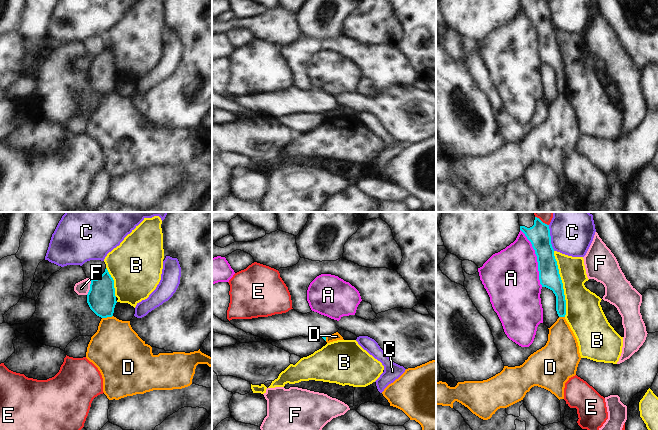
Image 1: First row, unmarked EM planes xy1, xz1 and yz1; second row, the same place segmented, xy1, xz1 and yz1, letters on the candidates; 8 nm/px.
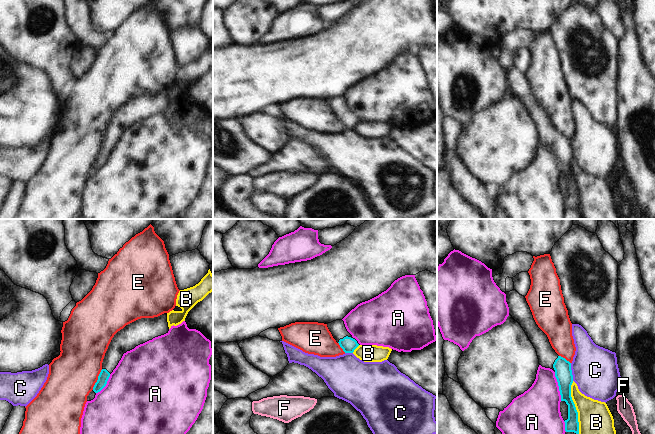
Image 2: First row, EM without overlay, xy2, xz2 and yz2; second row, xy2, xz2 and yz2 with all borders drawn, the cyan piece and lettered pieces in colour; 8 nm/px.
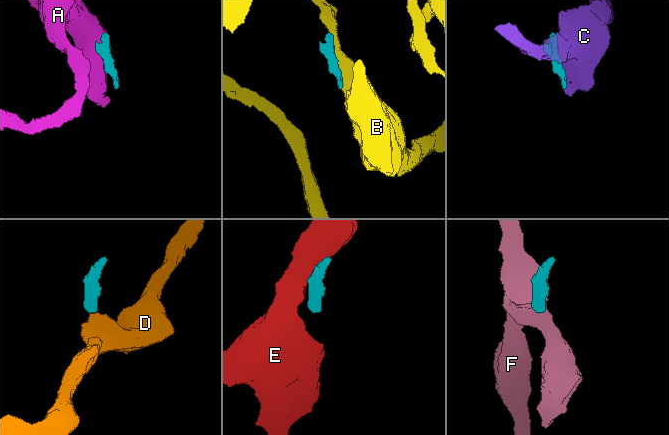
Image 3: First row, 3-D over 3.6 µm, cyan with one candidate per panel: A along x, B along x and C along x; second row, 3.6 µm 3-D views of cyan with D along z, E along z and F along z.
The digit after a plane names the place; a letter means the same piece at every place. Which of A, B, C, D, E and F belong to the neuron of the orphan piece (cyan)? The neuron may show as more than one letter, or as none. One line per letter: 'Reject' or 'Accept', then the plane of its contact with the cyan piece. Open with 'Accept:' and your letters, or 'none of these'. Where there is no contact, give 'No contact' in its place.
Accept: none of these
A: Reject. Touches cyan in yz1
B: Reject. Touches cyan in yz1
C: Reject. Touches cyan in yz1
D: Reject. Touches cyan in xy1
E: Reject. Touches cyan in xy2
F: Reject. Touches cyan in xy1

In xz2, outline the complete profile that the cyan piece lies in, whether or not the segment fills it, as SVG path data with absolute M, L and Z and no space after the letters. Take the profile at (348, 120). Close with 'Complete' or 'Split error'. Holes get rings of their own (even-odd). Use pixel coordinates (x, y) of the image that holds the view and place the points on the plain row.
M336 96L328 99L327 103L333 114L345 129L353 129L360 121L358 117L347 107L343 96Z. Split error

